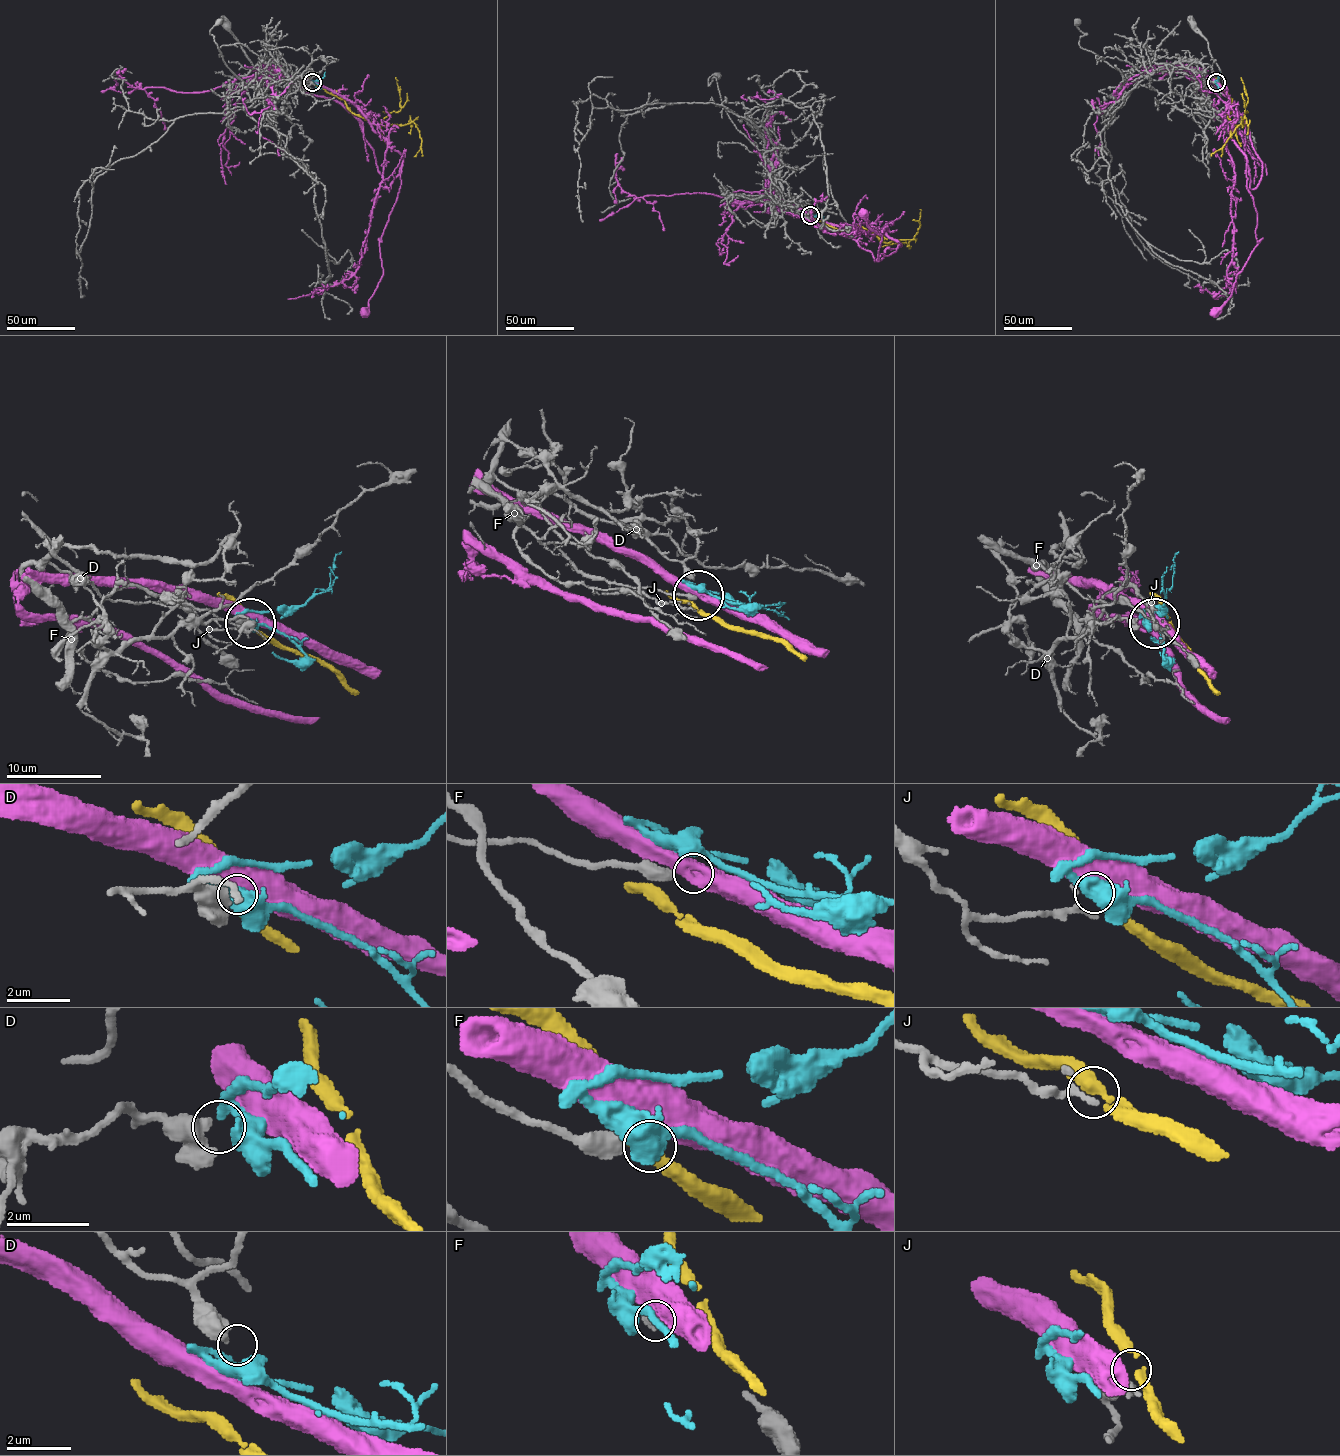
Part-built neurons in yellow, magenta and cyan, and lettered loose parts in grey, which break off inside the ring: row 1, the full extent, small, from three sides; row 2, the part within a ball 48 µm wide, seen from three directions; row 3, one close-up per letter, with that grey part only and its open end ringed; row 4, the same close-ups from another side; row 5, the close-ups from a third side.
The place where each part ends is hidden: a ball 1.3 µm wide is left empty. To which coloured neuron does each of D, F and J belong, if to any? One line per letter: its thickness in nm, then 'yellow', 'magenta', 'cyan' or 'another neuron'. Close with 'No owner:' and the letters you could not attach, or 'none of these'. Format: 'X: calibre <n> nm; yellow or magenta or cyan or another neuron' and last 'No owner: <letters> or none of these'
D: calibre 700 nm; another neuron
F: calibre 480 nm; another neuron
J: calibre 260 nm; another neuron
No owner: D, F, J

